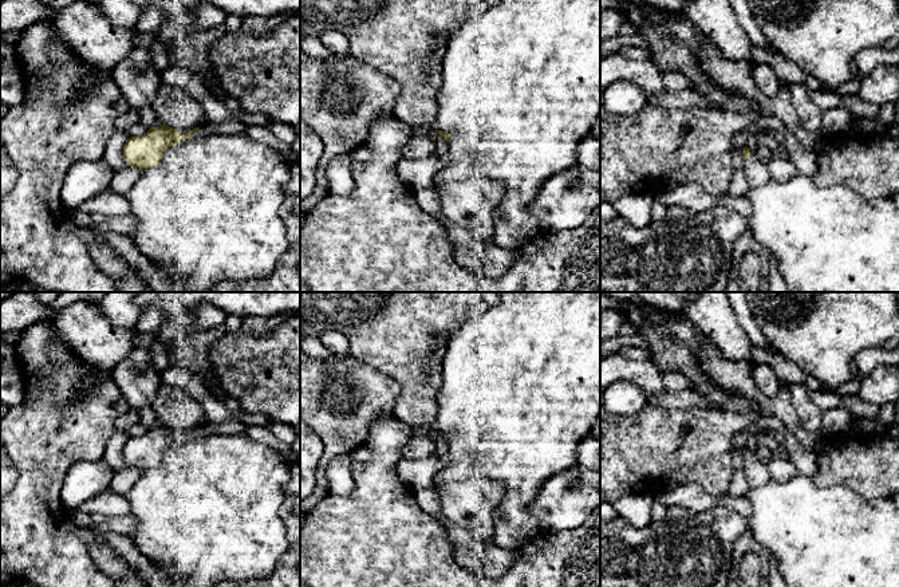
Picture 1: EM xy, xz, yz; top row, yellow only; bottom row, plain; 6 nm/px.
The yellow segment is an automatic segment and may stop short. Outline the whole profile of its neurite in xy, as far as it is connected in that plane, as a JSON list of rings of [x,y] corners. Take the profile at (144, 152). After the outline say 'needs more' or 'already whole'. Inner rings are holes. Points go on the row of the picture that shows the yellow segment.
[[[162,123],[157,127],[149,129],[147,133],[141,137],[130,137],[123,146],[123,158],[126,164],[131,168],[149,169],[157,166],[163,155],[163,151],[167,147],[174,146],[176,143],[185,138],[192,138],[192,133],[198,129],[200,127],[196,127],[190,130],[188,134],[184,134]]]; already whole

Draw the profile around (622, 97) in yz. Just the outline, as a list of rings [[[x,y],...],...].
[[[616,80],[603,88],[603,107],[614,114],[636,114],[647,103],[640,87],[628,80]]]

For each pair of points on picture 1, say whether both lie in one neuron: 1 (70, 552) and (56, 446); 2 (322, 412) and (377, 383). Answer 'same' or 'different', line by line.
1: same
2: same

